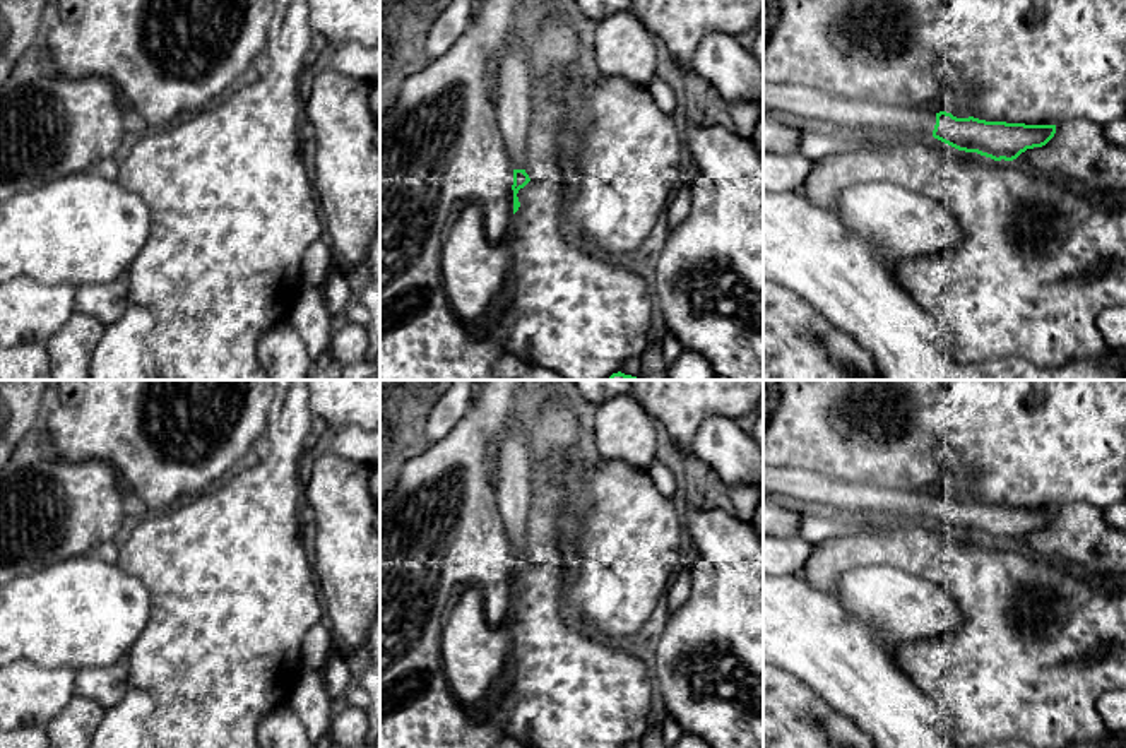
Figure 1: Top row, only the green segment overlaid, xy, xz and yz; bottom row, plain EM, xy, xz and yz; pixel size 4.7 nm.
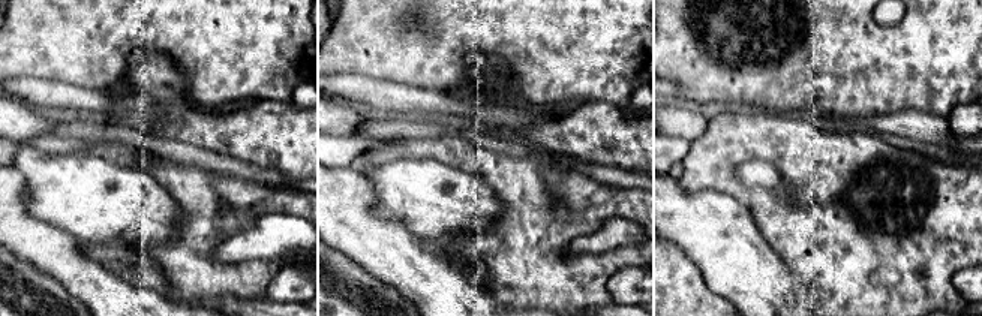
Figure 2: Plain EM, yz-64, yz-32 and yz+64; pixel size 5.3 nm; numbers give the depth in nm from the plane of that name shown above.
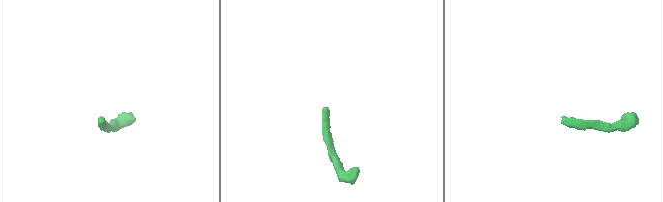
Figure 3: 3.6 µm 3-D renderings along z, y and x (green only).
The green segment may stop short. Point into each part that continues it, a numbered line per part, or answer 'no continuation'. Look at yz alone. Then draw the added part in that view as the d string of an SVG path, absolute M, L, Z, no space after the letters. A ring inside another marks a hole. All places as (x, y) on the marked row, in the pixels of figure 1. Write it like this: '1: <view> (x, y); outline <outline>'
1: yz (835, 113); outline M763 84L763 110L791 113L792 116L820 125L830 130L842 130L850 134L895 134L909 139L933 137L936 125L936 113L910 111L900 108L878 106L873 103L849 101L842 98L825 96L806 87L768 86Z

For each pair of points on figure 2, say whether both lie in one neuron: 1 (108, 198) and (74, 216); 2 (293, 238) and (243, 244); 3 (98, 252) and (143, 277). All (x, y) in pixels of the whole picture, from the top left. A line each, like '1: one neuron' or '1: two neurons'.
1: one neuron
2: one neuron
3: one neuron

